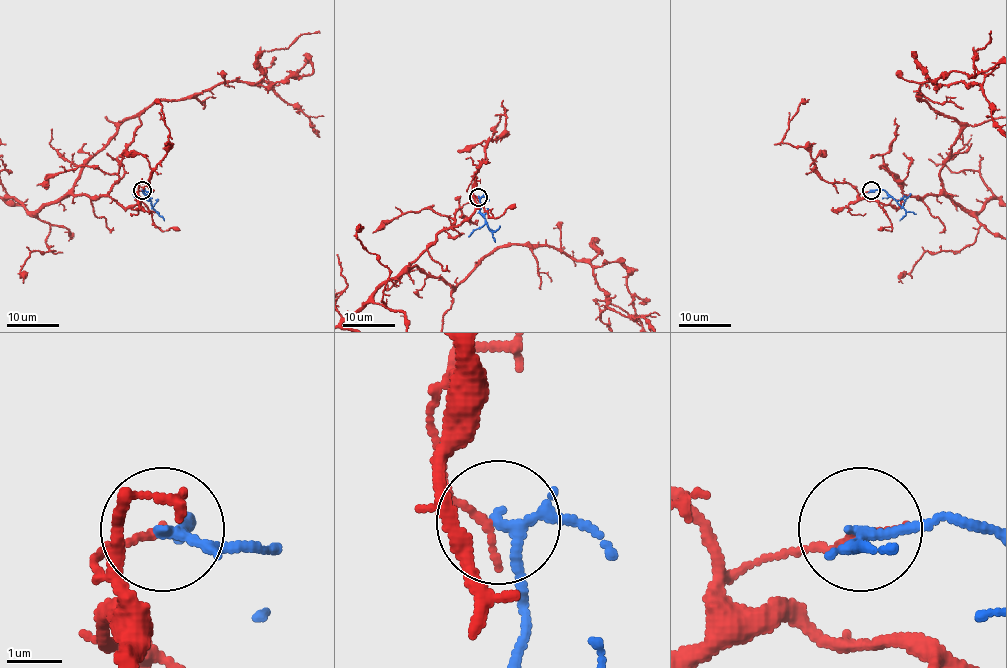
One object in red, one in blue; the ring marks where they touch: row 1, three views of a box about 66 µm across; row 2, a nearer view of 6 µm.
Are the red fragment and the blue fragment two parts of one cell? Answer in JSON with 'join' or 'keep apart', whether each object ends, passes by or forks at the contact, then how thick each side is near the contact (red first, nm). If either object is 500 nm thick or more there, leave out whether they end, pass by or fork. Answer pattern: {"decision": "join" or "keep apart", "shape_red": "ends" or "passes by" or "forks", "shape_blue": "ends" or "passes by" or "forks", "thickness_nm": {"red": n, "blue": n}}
{"decision": "keep apart", "shape_red": "ends", "shape_blue": "forks", "thickness_nm": {"red": 130, "blue": 140}}

